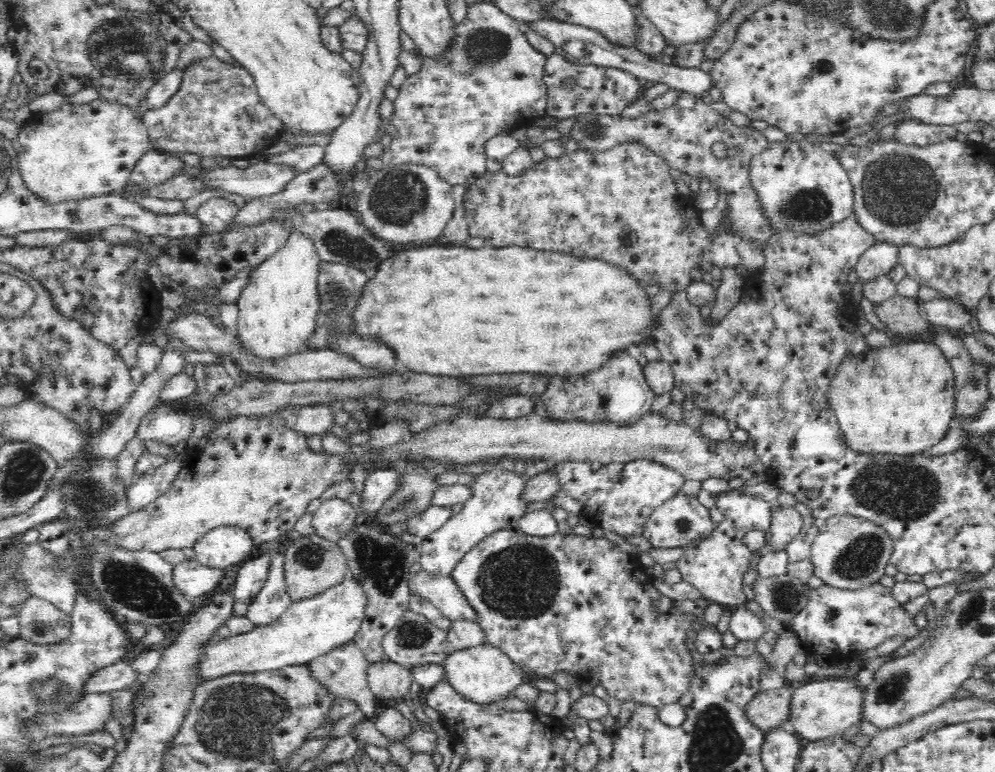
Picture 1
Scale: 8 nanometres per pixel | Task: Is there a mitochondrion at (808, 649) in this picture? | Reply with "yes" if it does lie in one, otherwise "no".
no

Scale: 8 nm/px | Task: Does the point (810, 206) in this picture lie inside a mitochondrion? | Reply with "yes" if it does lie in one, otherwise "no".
yes

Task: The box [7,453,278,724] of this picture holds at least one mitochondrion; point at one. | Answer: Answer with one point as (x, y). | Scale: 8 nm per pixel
(130, 584)

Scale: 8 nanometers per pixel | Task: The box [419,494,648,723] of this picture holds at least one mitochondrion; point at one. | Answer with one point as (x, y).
(521, 582)

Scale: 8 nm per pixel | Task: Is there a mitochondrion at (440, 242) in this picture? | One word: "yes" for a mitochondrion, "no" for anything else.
no

